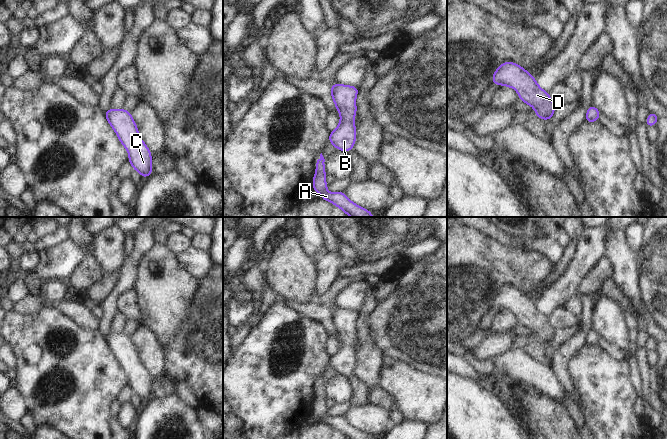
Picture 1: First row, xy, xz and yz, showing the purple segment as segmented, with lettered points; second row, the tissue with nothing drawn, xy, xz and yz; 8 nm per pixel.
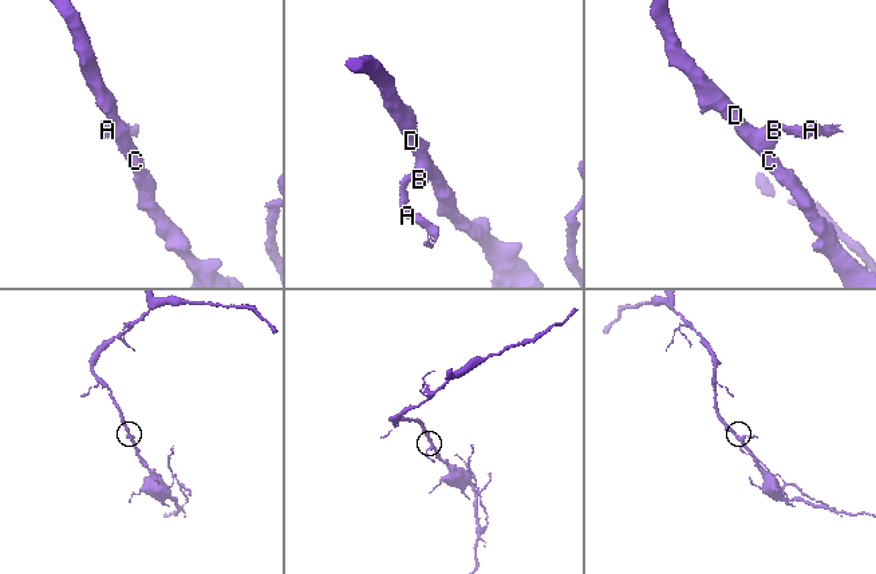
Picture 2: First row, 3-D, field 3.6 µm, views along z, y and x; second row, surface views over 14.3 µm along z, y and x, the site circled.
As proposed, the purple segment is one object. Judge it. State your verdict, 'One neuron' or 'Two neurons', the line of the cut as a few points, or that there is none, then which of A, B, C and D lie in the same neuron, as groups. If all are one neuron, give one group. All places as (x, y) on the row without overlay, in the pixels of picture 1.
One neuron. No split. Groups: A B C D.

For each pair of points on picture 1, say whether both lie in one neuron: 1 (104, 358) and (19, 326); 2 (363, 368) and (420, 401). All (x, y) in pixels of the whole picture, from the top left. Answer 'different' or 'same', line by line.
1: same
2: different

